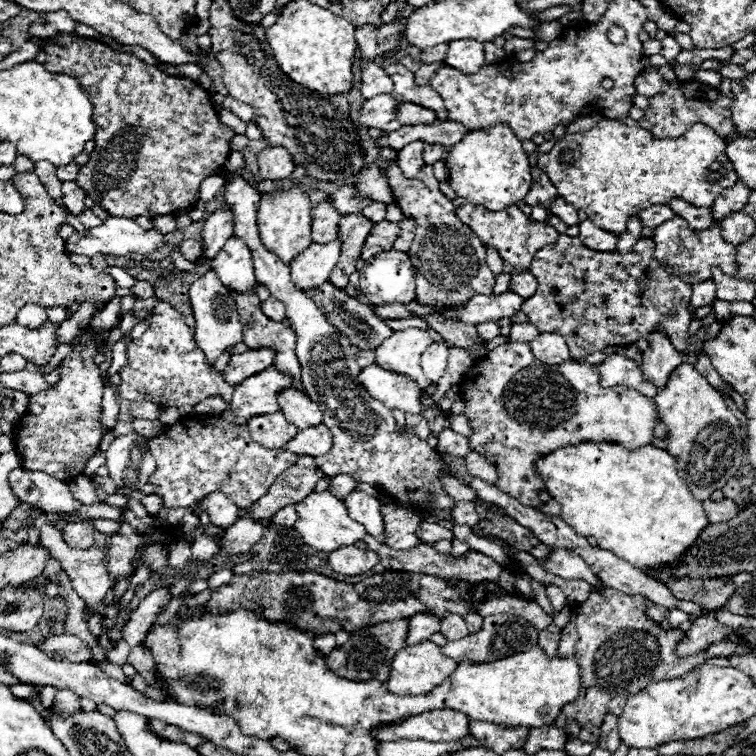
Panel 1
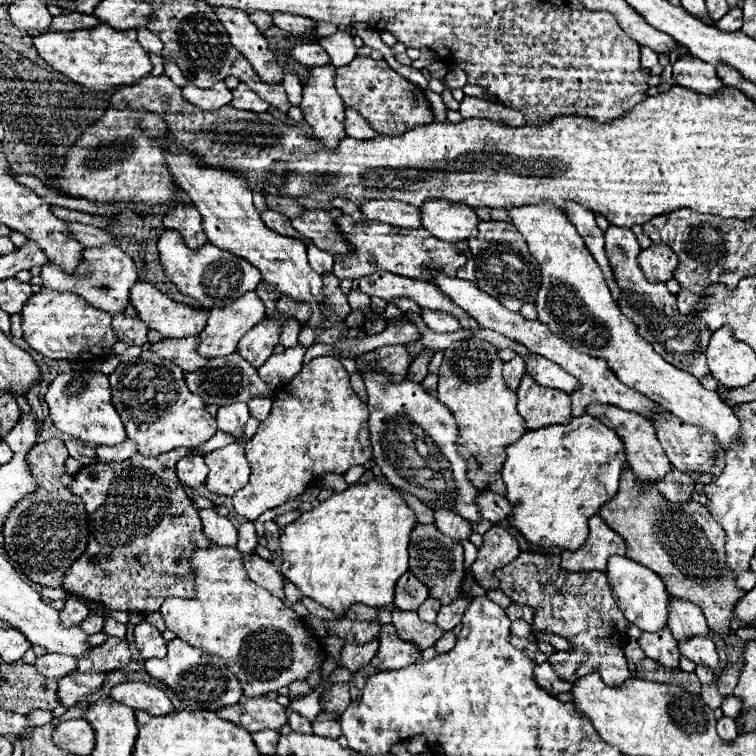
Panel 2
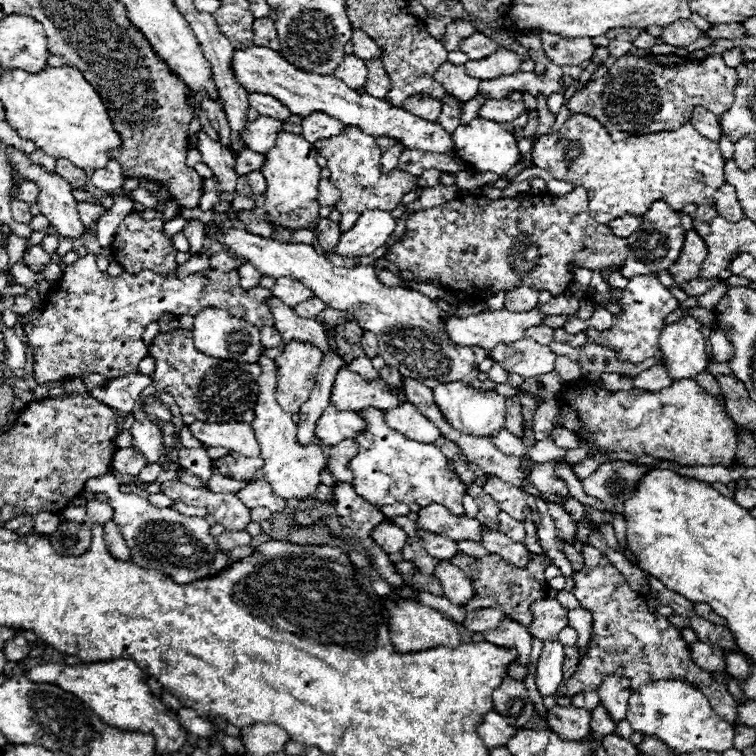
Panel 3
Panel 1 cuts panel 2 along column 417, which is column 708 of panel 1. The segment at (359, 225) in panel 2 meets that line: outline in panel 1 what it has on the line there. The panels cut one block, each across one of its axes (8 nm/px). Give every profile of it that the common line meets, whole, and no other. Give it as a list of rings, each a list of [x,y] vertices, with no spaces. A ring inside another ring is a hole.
[[[676,216],[674,220],[668,220],[666,224],[662,224],[662,228],[656,228],[652,240],[656,242],[654,258],[660,264],[678,268],[680,272],[676,270],[676,274],[682,274],[680,278],[686,280],[688,284],[710,280],[712,278],[712,270],[710,268],[712,266],[718,266],[724,274],[730,274],[730,276],[736,272],[736,246],[728,244],[722,238],[722,230],[718,226],[708,228],[706,232],[694,232],[686,224],[686,220],[682,220],[682,218]]]

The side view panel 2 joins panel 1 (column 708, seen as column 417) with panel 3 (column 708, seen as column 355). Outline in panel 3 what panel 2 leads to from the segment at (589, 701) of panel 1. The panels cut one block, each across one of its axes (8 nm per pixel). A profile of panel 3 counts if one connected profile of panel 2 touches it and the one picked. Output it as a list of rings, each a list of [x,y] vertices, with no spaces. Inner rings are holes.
[[[602,558],[602,562],[594,568],[582,568],[574,572],[574,594],[582,608],[592,612],[594,618],[594,630],[588,644],[586,654],[578,662],[578,668],[572,678],[564,680],[558,688],[558,694],[562,696],[574,696],[582,690],[596,690],[608,676],[626,676],[632,680],[632,688],[638,690],[640,686],[656,680],[686,680],[700,688],[704,696],[712,702],[714,710],[728,720],[734,722],[736,716],[736,702],[728,694],[724,684],[712,682],[712,674],[698,668],[688,652],[688,644],[680,636],[680,630],[672,626],[664,616],[652,614],[644,602],[644,598],[634,592],[626,578],[608,562],[608,558]]]

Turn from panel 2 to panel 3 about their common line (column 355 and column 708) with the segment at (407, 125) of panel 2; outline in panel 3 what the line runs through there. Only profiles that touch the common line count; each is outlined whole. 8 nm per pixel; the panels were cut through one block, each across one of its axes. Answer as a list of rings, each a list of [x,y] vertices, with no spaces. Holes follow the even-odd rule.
[[[714,54],[708,60],[692,62],[685,57],[668,56],[622,56],[618,58],[608,72],[590,82],[582,92],[578,92],[568,108],[570,112],[580,112],[596,118],[608,132],[632,132],[632,134],[650,134],[662,130],[674,130],[686,124],[692,116],[694,106],[704,106],[714,114],[724,114],[734,100],[734,86],[738,74],[734,68],[728,68],[722,56]]]

